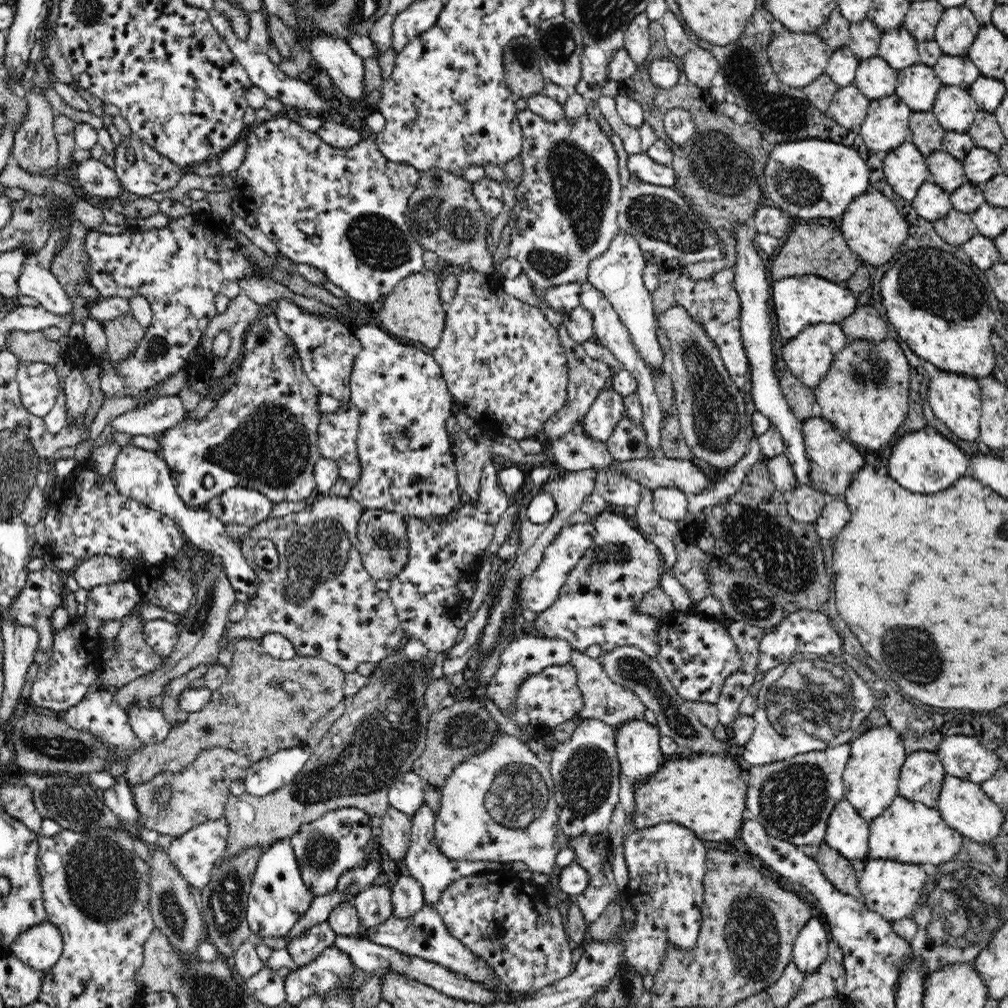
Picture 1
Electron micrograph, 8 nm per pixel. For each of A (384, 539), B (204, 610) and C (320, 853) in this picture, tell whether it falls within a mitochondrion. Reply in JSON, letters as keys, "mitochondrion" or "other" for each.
{"A":"mitochondrion","B":"mitochondrion","C":"mitochondrion"}

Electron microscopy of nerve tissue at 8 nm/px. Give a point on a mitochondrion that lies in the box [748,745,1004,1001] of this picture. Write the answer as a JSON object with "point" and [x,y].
{"point":[960,906]}

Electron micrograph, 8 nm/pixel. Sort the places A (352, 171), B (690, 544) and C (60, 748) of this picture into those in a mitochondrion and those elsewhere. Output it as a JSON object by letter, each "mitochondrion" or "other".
{"A":"other","B":"other","C":"mitochondrion"}

